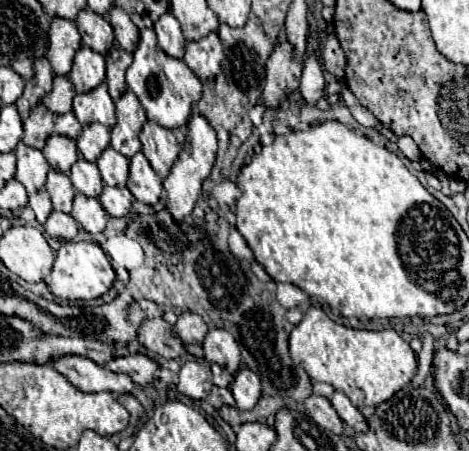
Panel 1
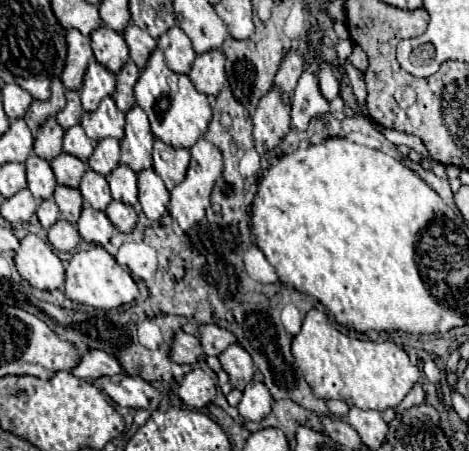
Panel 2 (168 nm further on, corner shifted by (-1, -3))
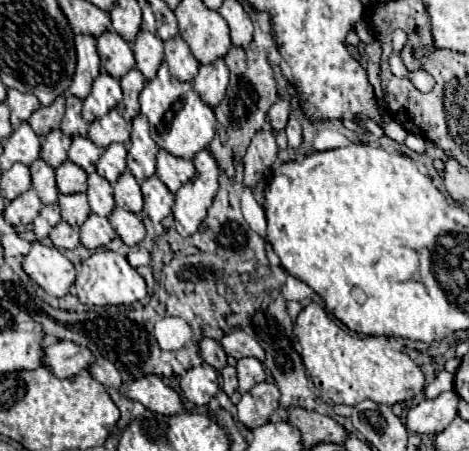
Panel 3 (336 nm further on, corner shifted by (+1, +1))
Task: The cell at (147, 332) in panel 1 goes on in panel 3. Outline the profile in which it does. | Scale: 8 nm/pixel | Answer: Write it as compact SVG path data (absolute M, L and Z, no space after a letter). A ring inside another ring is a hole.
M201 338L199 356L201 356L207 364L211 364L215 370L221 370L221 368L227 364L227 356L225 356L223 348L217 344L217 340L211 340L211 338Z

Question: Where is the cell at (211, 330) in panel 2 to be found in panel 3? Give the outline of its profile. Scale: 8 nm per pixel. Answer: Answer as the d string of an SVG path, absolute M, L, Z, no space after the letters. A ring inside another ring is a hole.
M235 328L235 330L229 330L225 332L221 338L219 338L219 344L221 348L225 350L227 356L233 356L233 358L245 358L245 356L253 356L257 360L263 360L265 358L265 352L263 348L257 344L257 340L253 340L249 334L245 334L243 330Z

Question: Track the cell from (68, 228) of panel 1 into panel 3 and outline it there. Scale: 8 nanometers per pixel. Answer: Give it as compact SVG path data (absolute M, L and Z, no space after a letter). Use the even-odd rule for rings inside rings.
M61 220L57 226L51 230L51 242L55 248L65 250L65 248L75 248L79 244L79 230L69 226L65 220Z

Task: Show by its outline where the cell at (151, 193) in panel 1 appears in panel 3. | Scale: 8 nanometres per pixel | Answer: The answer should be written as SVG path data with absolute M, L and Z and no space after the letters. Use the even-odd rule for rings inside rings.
M151 176L141 184L141 192L145 198L145 206L143 212L157 224L161 222L165 216L171 214L171 206L175 202L175 196L169 192L169 188L157 178Z

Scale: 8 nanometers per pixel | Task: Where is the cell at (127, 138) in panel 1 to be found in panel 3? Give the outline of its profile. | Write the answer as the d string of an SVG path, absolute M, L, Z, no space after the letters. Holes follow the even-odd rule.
M141 114L135 116L131 130L131 148L127 152L127 168L133 172L133 176L137 176L137 182L155 174L157 152L159 148L149 134L149 122Z

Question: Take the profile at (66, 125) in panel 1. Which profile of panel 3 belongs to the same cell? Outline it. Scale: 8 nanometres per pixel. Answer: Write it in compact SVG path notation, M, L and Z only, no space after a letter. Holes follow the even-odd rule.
M81 134L73 136L71 148L69 148L69 160L71 162L81 166L89 174L95 170L97 156L101 156L101 148L95 146L87 136L81 136Z

